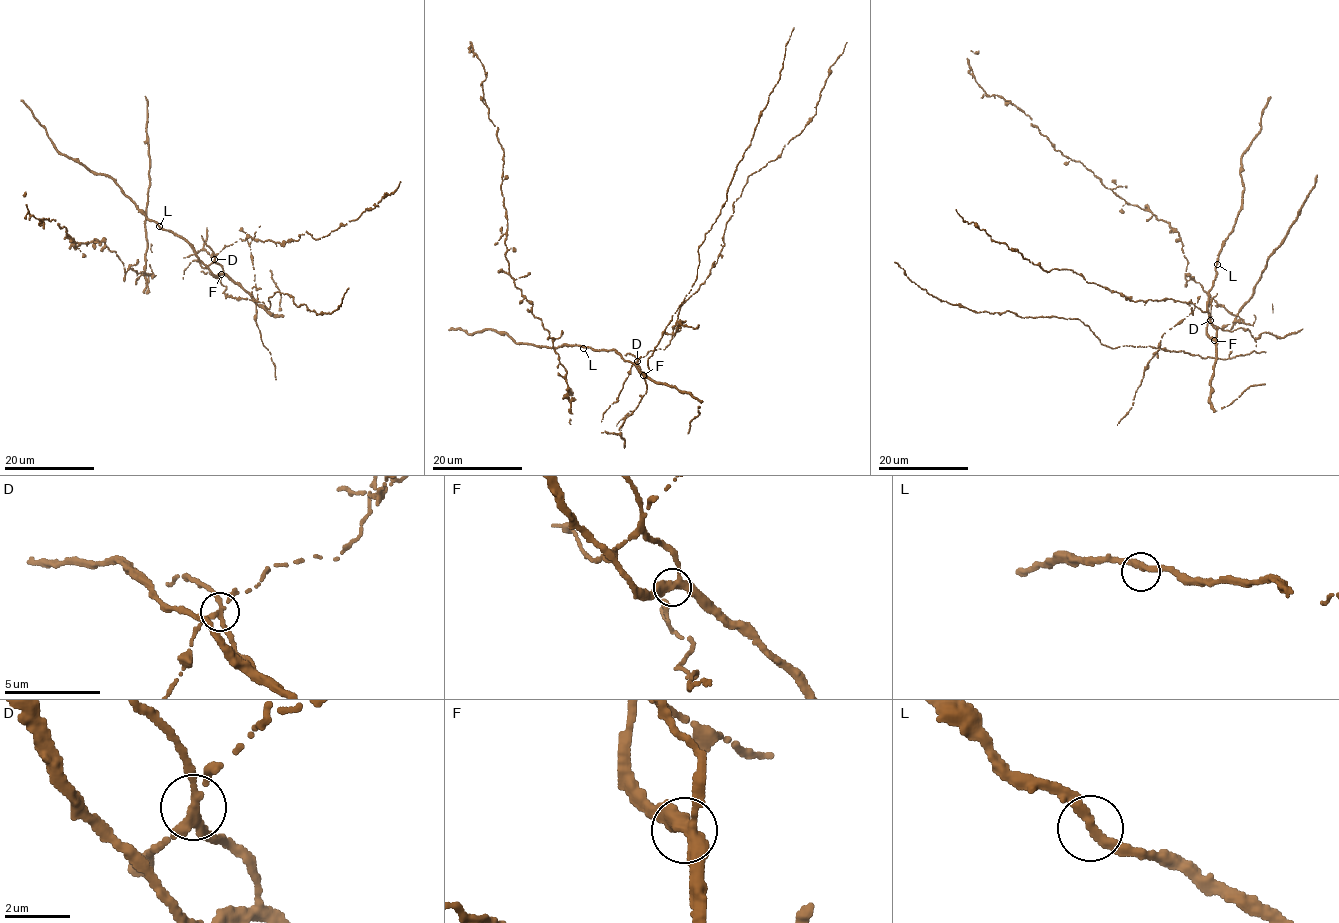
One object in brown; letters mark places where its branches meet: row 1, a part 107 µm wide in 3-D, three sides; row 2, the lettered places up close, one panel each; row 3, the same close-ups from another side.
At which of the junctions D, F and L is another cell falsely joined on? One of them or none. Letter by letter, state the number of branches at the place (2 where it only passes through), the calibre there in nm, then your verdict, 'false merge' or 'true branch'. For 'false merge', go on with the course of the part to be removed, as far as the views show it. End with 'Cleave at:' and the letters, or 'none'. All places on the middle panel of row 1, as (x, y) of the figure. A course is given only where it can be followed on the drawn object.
D: 3 | 240 nm | false merge
F: 3 | 360 nm | true branch
L: 2 | 320 nm | true branch
Cleave at: D

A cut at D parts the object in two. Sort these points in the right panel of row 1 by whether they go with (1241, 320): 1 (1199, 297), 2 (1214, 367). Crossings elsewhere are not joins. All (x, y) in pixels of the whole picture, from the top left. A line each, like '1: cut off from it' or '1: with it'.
1: with it
2: cut off from it

